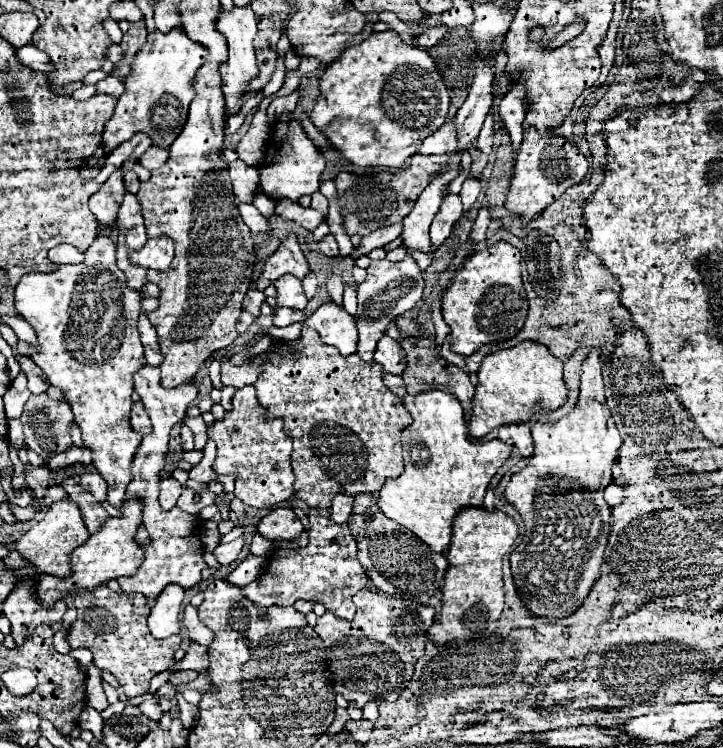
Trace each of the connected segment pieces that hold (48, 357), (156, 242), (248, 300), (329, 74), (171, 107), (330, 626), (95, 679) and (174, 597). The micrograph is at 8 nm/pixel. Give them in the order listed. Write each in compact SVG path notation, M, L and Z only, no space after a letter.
M102 231L90 243L90 249L84 253L84 263L78 265L56 265L50 273L26 273L14 291L14 307L18 315L22 315L34 329L38 337L38 349L28 345L32 351L32 361L42 369L48 377L50 385L64 391L64 401L70 403L74 421L80 425L84 445L94 449L92 465L100 471L104 481L108 483L106 501L120 509L126 485L130 483L130 463L140 445L140 433L134 433L128 425L128 413L132 407L132 391L134 379L132 373L144 365L144 351L140 343L140 335L136 329L136 319L140 315L140 293L126 285L124 273L116 265L116 245Z
M166 235L152 237L144 243L142 249L130 251L130 263L142 265L146 269L166 271L174 259L174 243Z
M249 290L243 300L243 309L252 316L258 318L261 315L260 306L265 302L264 292L259 290Z
M394 31L372 33L366 41L348 47L320 77L320 95L310 113L316 129L330 145L360 167L400 167L410 155L418 153L420 143L432 135L446 119L450 97L446 85L436 71L432 57L414 45L408 45Z
M172 29L170 33L148 33L144 47L132 63L132 73L124 81L126 91L118 99L116 109L104 127L102 147L106 147L106 153L128 141L138 131L148 133L154 145L168 147L186 123L188 105L196 95L192 89L192 77L204 63L204 57L208 57L208 49L192 41L184 29Z
M326 611L322 617L318 617L314 631L322 637L326 647L336 645L336 641L344 641L344 637L356 637L356 633L360 633L360 617L344 621L334 617L334 613Z
M92 663L88 667L88 681L86 681L86 705L94 707L96 711L102 711L108 707L104 689L102 689L102 677L100 677L100 669Z
M174 583L166 585L162 593L156 597L156 603L148 615L148 627L154 637L164 639L174 633L180 633L178 613L182 599L184 599L184 589L180 589L180 585Z

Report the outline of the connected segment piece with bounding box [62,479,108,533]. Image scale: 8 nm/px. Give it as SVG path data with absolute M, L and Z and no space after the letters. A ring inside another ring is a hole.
M66 479L62 481L62 489L68 493L68 497L80 507L84 523L88 527L90 533L96 533L100 529L100 525L108 519L108 513L94 501L92 493L88 493L86 489L80 487L80 483L76 479Z

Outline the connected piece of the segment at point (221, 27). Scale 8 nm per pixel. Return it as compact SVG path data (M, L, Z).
M250 5L244 7L234 7L232 11L222 9L220 17L216 19L216 29L226 37L228 41L228 61L224 61L220 65L220 75L222 75L222 91L226 97L226 107L230 113L238 113L238 109L242 107L242 95L246 93L246 83L256 77L258 73L258 65L256 65L256 55L254 55L254 37L256 37L256 17Z

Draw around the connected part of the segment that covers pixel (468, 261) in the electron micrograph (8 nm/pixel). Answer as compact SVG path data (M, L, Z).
M498 241L498 243L490 245L486 251L476 251L474 255L468 255L462 261L462 265L456 271L452 271L450 285L446 287L446 291L442 295L442 315L454 337L452 349L456 353L472 355L480 345L512 339L522 329L522 325L526 321L528 299L526 299L526 291L524 291L522 277L520 277L520 271L522 271L520 259L522 259L520 249L516 249L514 245L510 245L506 241Z

